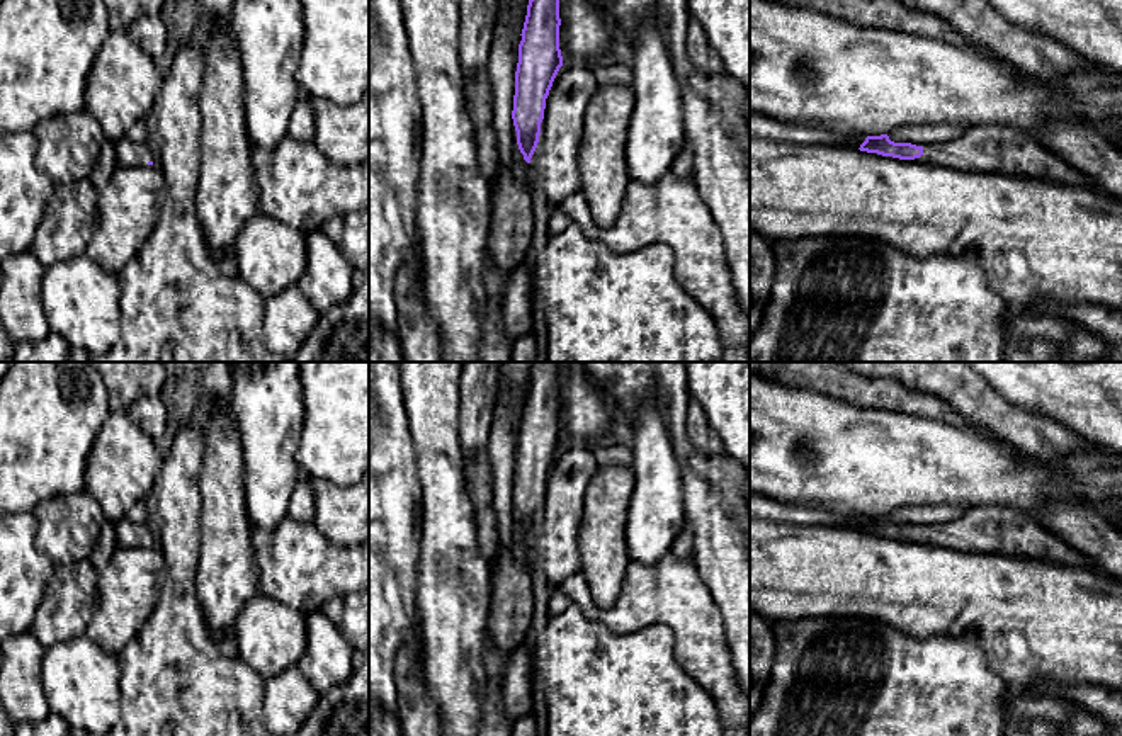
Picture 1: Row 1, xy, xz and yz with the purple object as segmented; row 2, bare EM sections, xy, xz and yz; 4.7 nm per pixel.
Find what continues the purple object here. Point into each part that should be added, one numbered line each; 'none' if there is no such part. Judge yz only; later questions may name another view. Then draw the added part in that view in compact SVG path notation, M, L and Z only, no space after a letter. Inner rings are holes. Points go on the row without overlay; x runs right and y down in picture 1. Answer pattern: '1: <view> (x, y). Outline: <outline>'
1: yz (990, 529). Outline: M981 505L955 520L925 527L921 539L925 544L962 552L1005 554L1100 569L1030 513L1001 505Z

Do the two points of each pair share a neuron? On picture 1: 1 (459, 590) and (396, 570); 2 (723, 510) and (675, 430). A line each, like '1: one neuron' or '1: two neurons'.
1: two neurons
2: one neuron

